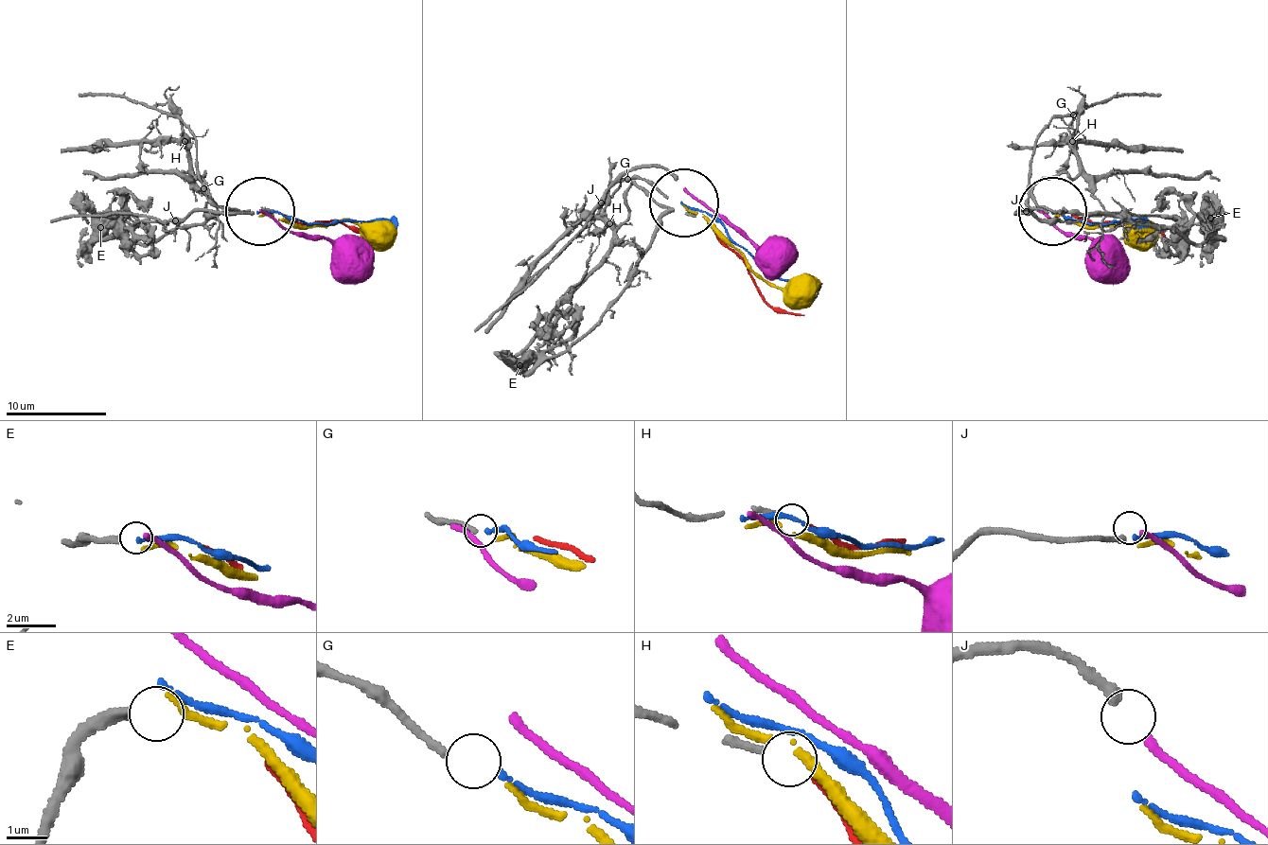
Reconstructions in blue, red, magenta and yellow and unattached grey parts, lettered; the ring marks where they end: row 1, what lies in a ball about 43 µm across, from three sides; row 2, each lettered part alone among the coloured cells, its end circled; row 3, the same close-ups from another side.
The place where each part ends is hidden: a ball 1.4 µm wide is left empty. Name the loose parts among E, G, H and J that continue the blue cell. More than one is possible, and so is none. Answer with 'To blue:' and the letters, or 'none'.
To blue: G

